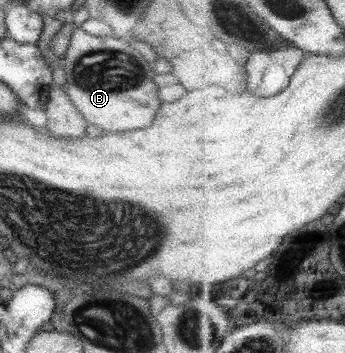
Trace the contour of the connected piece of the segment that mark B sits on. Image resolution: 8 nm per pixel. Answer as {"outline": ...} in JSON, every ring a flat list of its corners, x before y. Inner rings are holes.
{"outline":[[73,25,61,60,66,95,88,125,94,125,104,133,144,129,152,123,161,104,148,64,129,41,115,36,90,35]]}

